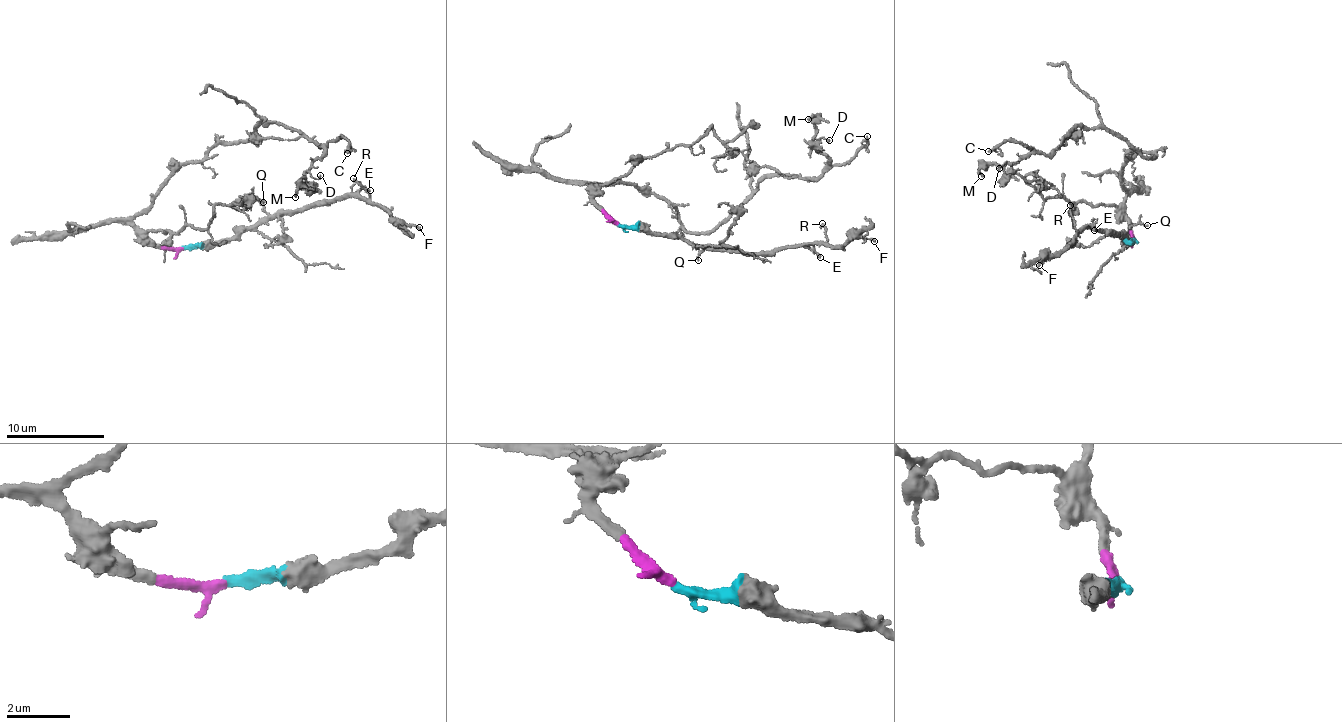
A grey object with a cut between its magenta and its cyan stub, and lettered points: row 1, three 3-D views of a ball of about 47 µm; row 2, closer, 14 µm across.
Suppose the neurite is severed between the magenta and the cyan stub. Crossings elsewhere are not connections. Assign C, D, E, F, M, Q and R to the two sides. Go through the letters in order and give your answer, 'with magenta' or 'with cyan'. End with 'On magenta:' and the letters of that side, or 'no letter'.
C: with magenta
D: with magenta
E: with cyan
F: with cyan
M: with magenta
Q: with cyan
R: with cyan
On magenta: C, D, M

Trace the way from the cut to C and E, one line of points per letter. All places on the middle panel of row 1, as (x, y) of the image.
C: (617, 224), (589, 184), (631, 183), (708, 233), (760, 180), (816, 179), (867, 136)
E: (617, 224), (654, 234), (673, 233), (715, 250), (772, 254), (806, 245), (820, 258)

